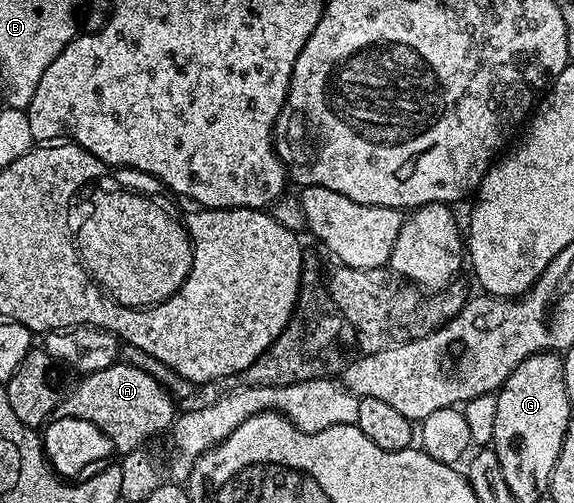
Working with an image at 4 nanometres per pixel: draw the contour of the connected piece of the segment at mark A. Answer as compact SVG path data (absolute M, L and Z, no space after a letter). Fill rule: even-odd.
M118 360L111 368L86 374L80 381L81 383L66 398L64 395L60 399L60 416L90 421L110 439L112 449L118 455L124 456L133 451L140 451L152 434L161 434L164 430L166 433L174 423L173 398L159 384L159 380L147 376L143 368L131 368Z

